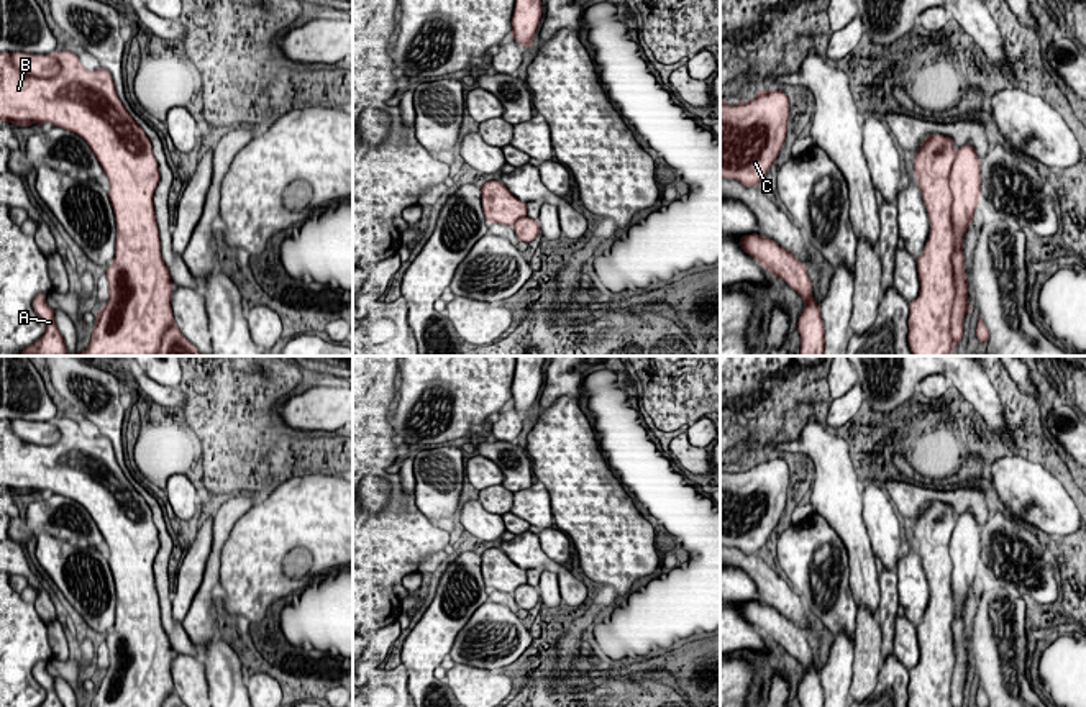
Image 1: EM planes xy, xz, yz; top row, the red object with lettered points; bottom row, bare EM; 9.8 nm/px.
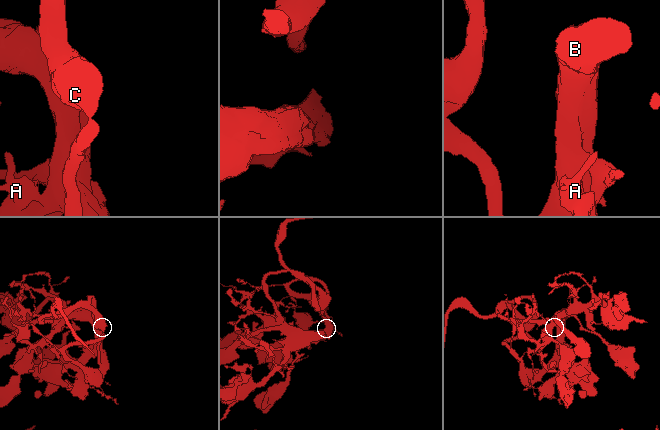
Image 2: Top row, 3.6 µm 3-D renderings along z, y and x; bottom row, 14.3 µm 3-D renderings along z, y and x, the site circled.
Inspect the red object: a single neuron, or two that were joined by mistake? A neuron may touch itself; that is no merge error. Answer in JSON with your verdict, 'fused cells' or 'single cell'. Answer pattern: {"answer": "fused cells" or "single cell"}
{"answer": "single cell"}

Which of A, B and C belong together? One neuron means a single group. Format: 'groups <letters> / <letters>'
groups A B C

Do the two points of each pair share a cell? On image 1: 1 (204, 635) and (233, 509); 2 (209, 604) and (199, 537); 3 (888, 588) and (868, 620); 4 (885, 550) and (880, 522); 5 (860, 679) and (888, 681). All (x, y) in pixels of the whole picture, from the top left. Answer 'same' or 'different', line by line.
1: same
2: different
3: different
4: same
5: different

